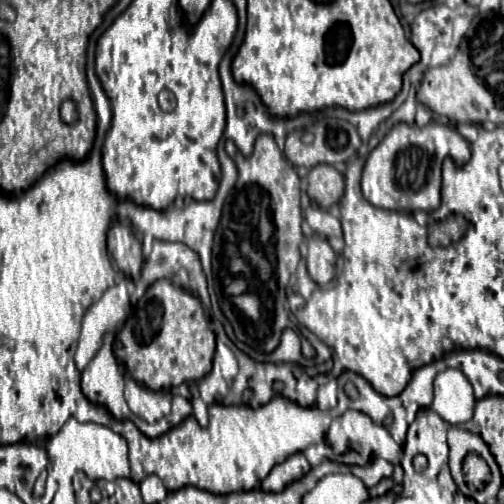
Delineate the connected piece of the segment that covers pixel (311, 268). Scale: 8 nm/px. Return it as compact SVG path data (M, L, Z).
M320 235L308 239L306 263L310 277L322 287L328 285L336 275L336 253L330 247L330 243Z

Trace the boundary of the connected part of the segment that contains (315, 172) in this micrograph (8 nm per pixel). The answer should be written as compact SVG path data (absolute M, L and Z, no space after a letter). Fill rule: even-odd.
M316 165L308 173L308 197L322 209L338 203L344 191L344 177L332 165Z

